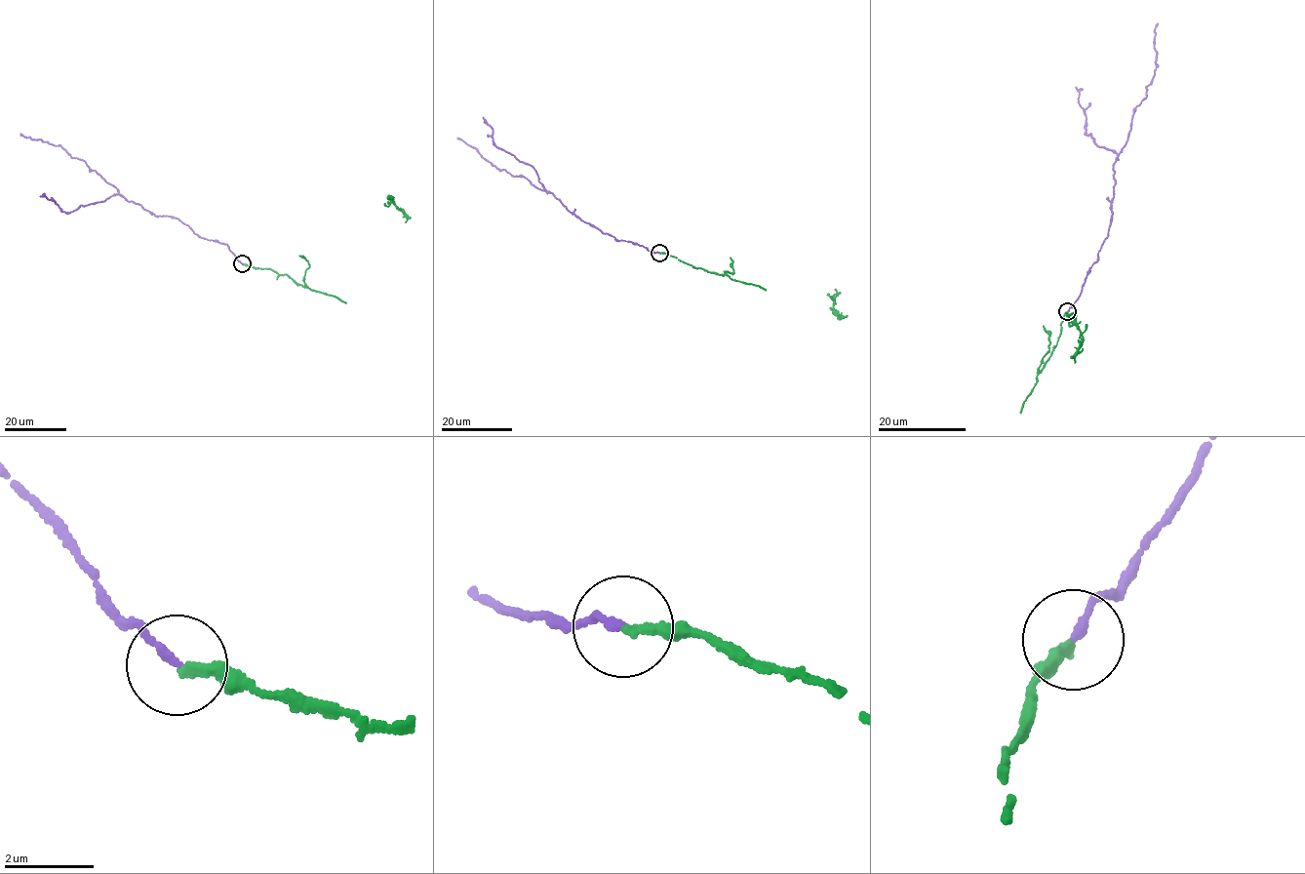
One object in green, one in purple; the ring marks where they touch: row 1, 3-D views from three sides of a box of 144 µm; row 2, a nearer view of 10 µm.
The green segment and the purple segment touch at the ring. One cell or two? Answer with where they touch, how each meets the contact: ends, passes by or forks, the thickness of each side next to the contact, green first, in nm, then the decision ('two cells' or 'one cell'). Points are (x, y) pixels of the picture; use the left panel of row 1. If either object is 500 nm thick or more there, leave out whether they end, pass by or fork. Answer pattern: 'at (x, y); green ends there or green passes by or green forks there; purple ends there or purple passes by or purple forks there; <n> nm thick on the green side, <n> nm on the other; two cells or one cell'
at (242, 263); green ends there; purple ends there; 200 nm thick on the green side, 160 nm on the other; one cell

